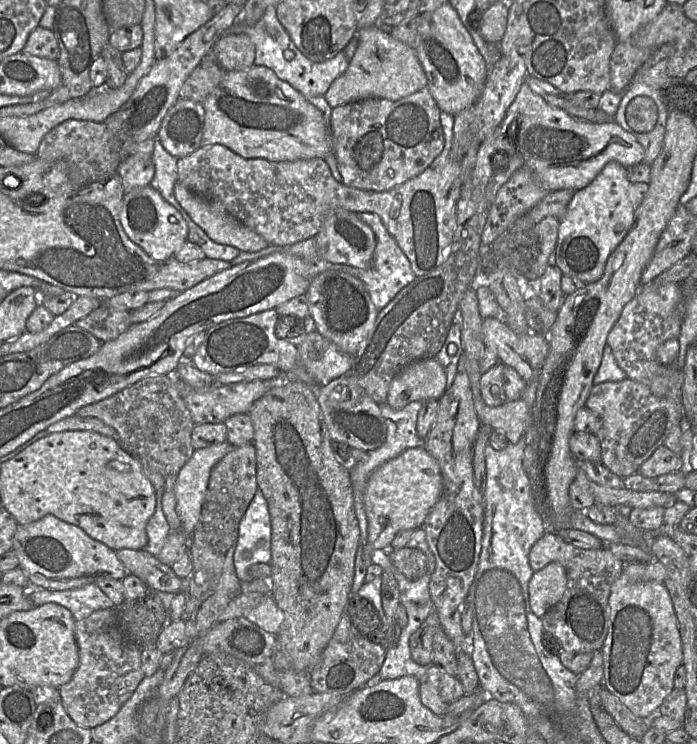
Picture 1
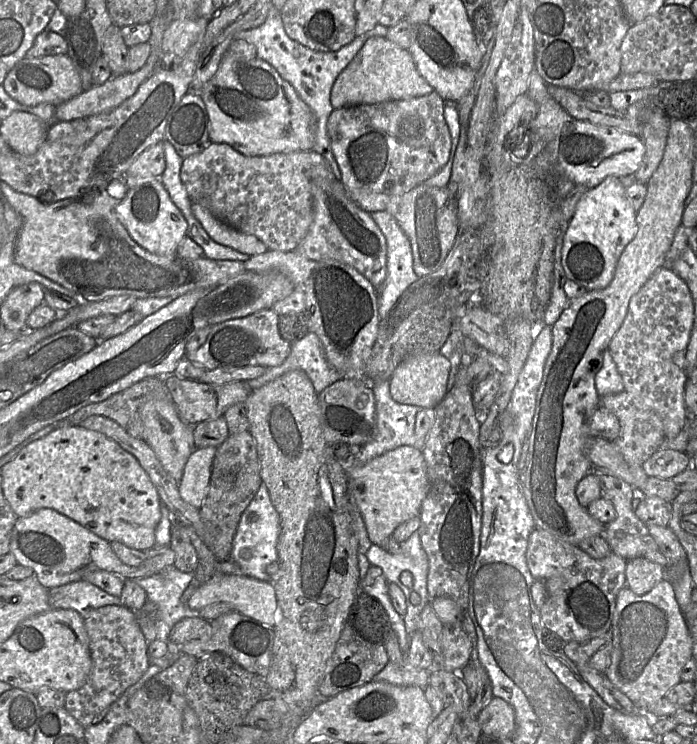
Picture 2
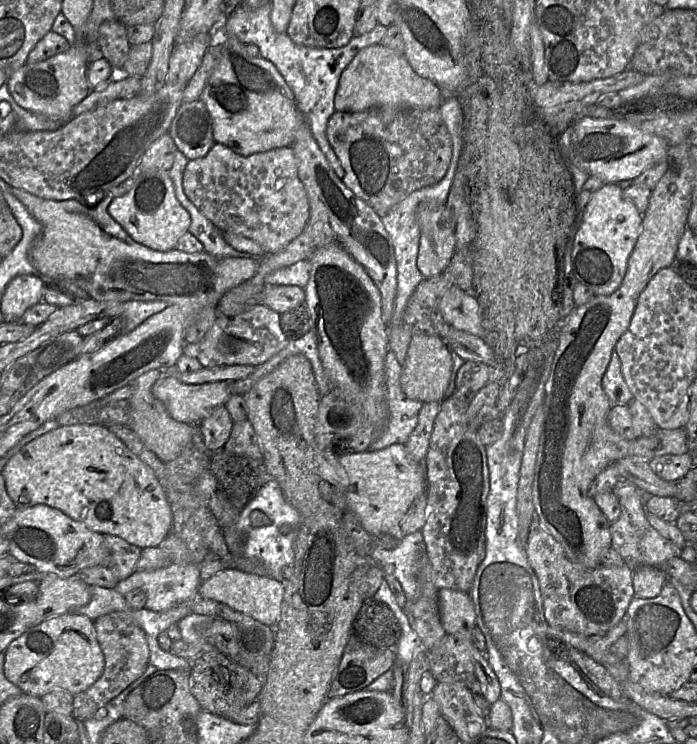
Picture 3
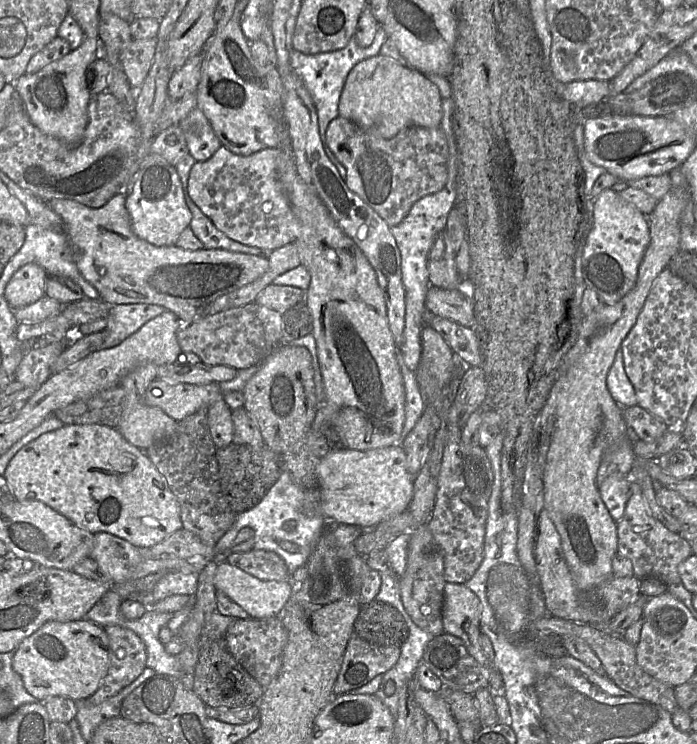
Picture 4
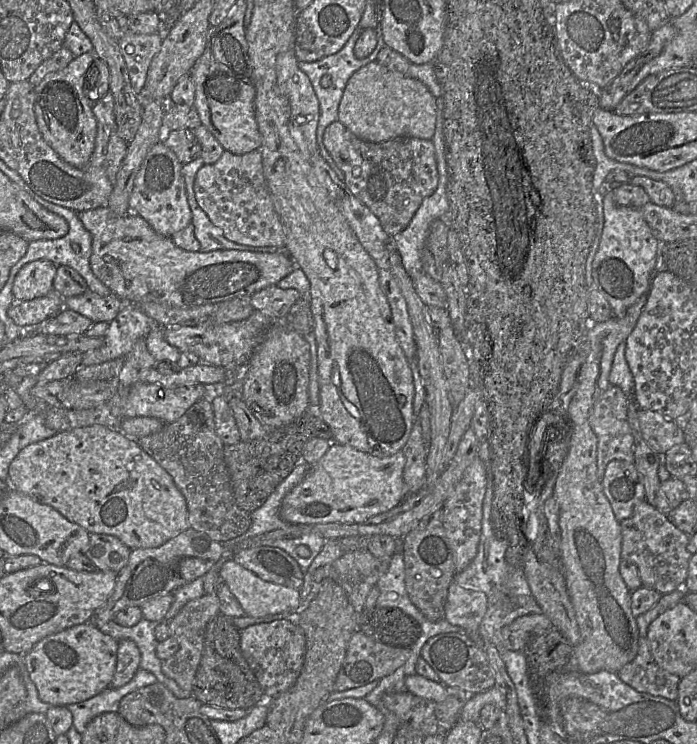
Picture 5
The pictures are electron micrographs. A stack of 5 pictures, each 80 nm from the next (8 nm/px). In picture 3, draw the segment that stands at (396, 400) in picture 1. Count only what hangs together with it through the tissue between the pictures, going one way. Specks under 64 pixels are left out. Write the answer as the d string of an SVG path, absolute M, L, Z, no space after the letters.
M412 335L407 357L402 365L401 389L406 397L412 400L422 403L441 402L453 394L449 392L453 366L452 352L443 339L433 335Z

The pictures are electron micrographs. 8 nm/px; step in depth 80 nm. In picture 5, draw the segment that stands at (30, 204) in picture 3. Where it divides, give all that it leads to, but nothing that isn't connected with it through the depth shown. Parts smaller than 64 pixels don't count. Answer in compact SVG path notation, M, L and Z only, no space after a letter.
M102 206L96 209L86 210L78 212L78 216L83 223L84 227L92 235L92 253L90 257L90 266L94 275L106 285L111 294L117 296L124 302L129 303L143 303L143 302L155 302L159 304L169 305L178 308L193 308L196 306L202 306L206 304L221 303L223 301L232 300L238 297L251 297L254 293L272 285L277 285L278 282L290 274L297 266L291 257L282 251L276 251L273 253L269 252L252 252L243 250L214 250L211 252L202 251L187 251L178 247L172 240L172 238L163 236L157 233L149 223L142 217L136 215L134 212L130 211L126 216L117 216L114 214L108 206Z

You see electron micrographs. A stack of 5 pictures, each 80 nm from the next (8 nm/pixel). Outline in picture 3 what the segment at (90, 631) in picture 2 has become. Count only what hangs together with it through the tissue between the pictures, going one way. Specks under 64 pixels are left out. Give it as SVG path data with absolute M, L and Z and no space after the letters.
M112 611L94 620L97 640L104 656L101 676L85 691L73 696L72 716L84 722L117 697L128 685L139 678L149 664L147 636L141 626L123 611Z

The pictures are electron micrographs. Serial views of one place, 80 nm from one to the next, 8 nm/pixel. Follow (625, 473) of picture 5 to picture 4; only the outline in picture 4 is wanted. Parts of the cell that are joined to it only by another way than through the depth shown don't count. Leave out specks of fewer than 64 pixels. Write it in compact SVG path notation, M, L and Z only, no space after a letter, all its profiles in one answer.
M620 474L608 476L599 485L601 499L616 522L623 517L631 493L630 488L631 478Z

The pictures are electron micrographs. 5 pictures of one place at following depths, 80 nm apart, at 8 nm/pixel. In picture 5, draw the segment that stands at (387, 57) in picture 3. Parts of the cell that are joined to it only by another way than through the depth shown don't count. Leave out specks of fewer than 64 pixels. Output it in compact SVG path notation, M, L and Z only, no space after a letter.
M373 61L349 78L339 104L338 120L358 138L368 142L381 143L403 137L432 140L436 129L437 98L421 81Z

